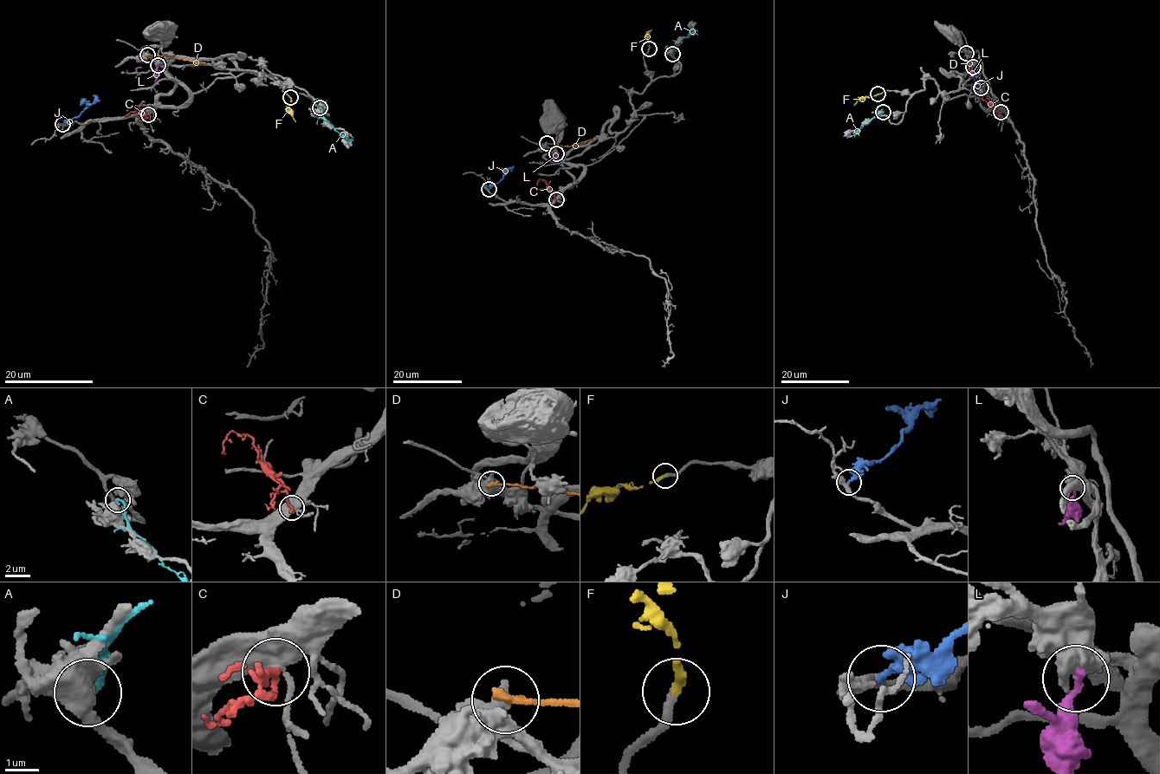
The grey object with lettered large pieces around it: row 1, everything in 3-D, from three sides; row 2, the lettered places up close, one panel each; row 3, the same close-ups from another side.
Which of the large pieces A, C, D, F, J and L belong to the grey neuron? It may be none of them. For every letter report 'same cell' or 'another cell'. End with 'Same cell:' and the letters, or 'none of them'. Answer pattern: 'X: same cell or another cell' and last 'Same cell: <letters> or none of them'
A: another cell
C: another cell
D: another cell
F: same cell
J: another cell
L: another cell
Same cell: F

